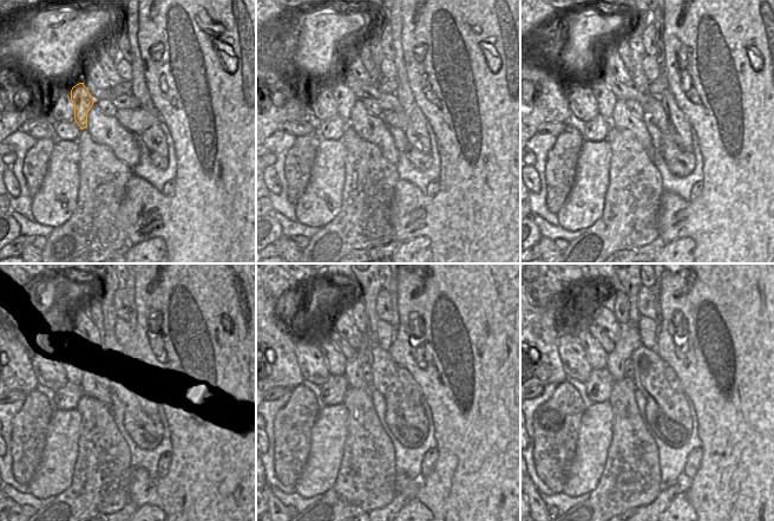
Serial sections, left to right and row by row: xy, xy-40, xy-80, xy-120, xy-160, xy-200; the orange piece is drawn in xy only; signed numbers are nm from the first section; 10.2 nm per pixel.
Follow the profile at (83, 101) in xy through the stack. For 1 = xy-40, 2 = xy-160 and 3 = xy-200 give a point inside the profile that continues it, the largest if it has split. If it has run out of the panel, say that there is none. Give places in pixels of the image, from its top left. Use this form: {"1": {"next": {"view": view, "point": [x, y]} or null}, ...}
{"1": {"next": {"view": "xy-40", "point": [345, 98]}}, "2": {"next": {"view": "xy-160", "point": [335, 360]}}, "3": {"next": {"view": "xy-200", "point": [597, 357]}}}

